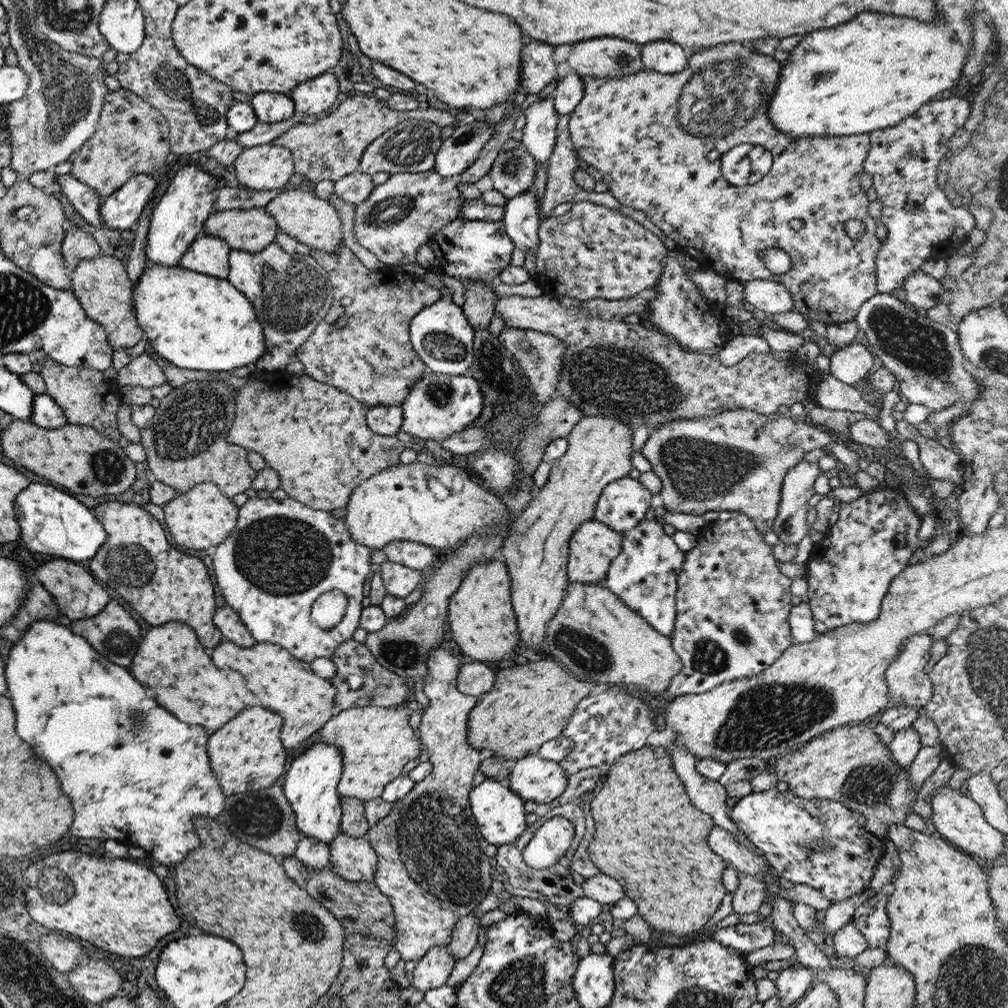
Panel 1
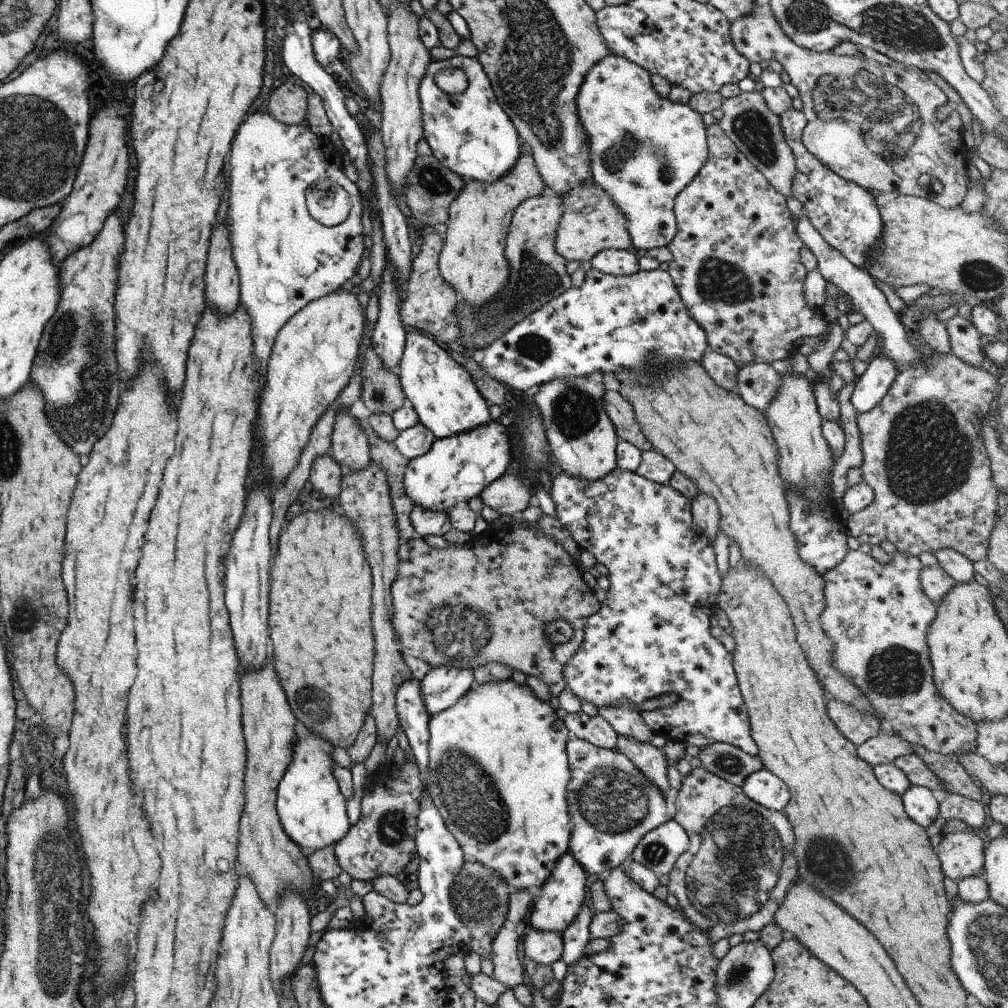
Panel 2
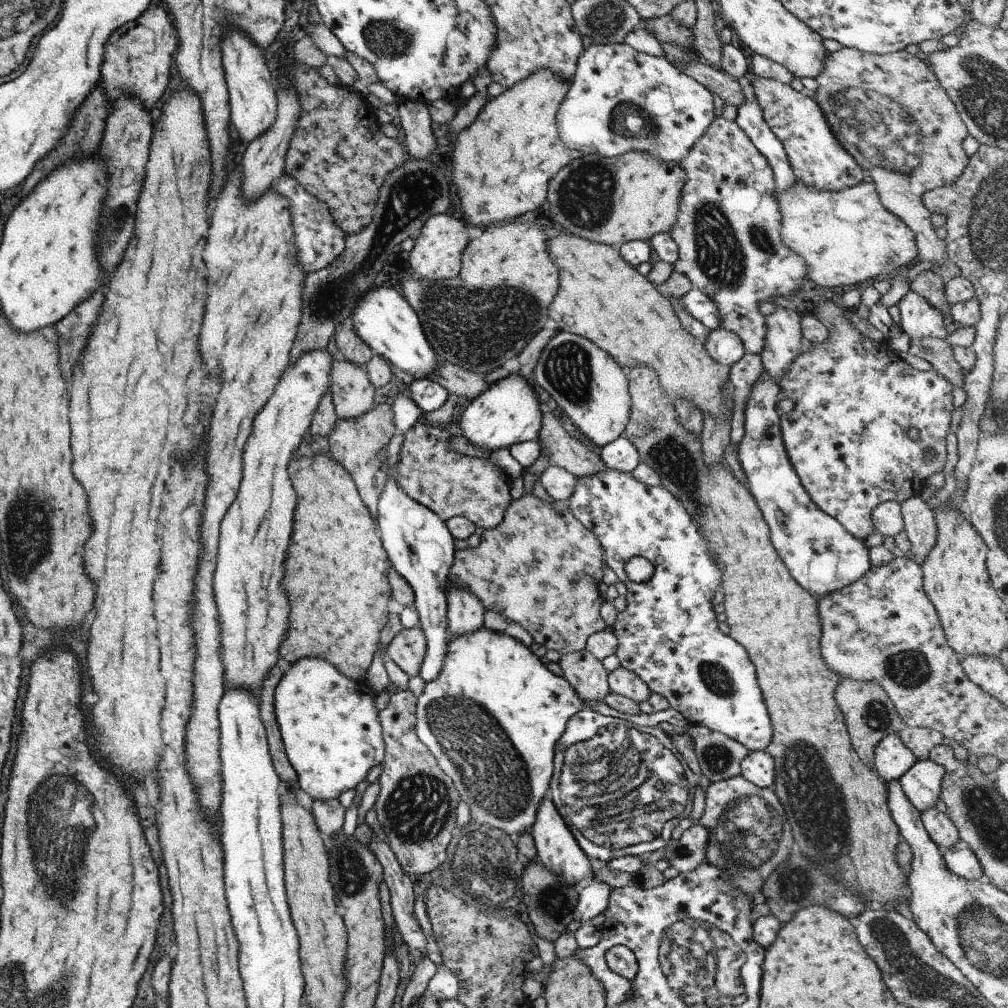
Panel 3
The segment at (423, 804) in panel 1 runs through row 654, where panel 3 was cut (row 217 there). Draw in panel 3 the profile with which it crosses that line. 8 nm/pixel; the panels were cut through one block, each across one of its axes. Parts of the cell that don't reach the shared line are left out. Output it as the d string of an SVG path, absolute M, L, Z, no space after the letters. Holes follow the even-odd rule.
M437 213L429 216L418 230L414 245L408 252L411 270L429 282L438 282L458 276L460 256L467 241L465 223L446 213Z

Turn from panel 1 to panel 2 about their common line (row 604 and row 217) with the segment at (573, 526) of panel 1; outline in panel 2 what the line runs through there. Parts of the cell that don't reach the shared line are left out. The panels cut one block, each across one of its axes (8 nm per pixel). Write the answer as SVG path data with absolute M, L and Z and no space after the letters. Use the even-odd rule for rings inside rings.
M541 195L527 198L513 210L505 238L505 258L509 262L509 278L505 282L505 290L497 292L497 298L491 298L479 308L462 302L455 309L455 322L459 324L457 343L465 352L478 355L481 349L501 338L525 316L529 316L572 286L570 276L565 272L566 260L555 252L553 246L561 214L560 197L545 198Z

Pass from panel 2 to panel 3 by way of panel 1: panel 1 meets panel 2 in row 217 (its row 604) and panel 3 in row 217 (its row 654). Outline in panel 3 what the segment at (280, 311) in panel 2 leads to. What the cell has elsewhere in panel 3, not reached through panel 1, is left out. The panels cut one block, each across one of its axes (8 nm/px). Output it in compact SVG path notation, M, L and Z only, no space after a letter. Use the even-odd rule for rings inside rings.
M284 172L271 187L289 201L288 209L296 246L296 263L303 268L305 273L329 266L330 262L333 262L333 259L343 252L345 234L335 226L326 204L305 192L296 180Z

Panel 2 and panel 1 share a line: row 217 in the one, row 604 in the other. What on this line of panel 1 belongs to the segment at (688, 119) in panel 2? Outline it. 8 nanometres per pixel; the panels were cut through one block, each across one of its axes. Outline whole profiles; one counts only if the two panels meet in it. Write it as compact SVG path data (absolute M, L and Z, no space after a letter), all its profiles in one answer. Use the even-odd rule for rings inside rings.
M659 517L644 518L621 535L621 550L609 563L601 583L611 590L630 612L637 614L637 617L666 638L670 638L676 616L676 580L683 564L684 552L677 548L670 537L670 531Z

